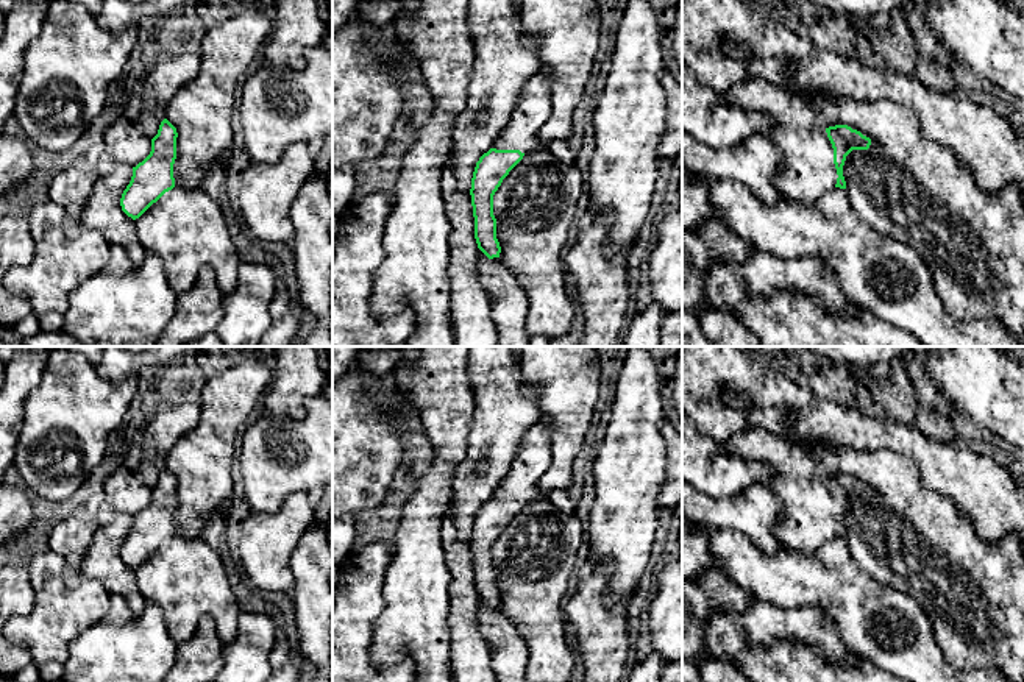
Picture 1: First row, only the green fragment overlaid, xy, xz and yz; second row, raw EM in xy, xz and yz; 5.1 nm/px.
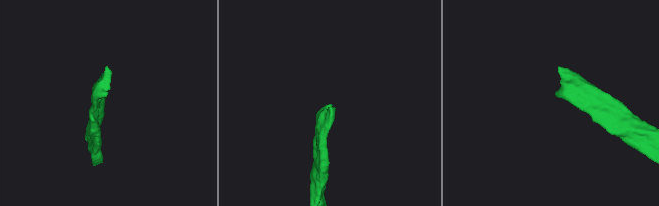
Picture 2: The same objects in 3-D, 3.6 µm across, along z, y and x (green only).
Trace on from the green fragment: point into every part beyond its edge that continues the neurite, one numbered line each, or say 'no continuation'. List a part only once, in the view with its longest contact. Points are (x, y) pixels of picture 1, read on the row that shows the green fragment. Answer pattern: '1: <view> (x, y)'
1: yz (809, 172)

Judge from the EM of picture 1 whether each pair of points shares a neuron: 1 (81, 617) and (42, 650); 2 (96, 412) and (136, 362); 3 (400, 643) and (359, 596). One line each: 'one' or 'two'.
1: one
2: two
3: two

